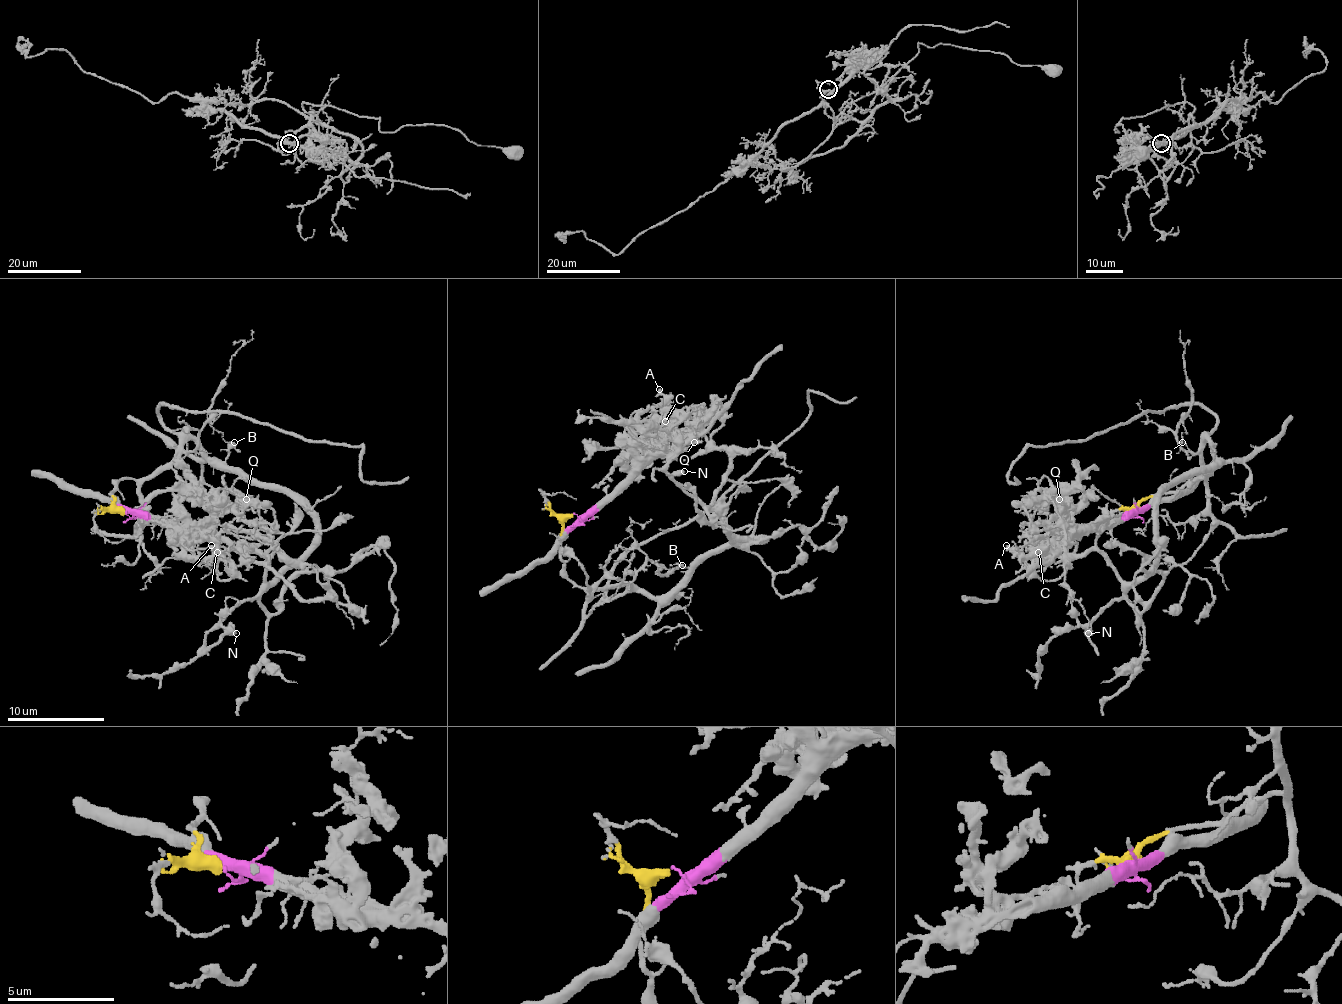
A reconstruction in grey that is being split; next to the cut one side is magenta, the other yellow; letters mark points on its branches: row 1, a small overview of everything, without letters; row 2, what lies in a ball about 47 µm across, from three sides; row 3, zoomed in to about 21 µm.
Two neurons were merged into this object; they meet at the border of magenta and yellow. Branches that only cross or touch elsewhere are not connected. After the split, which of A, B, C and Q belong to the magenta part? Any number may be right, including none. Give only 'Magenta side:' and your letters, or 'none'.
Magenta side: A, C, Q

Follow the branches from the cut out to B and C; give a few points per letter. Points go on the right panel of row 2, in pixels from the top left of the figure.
B: (1132, 511), (1156, 494), (1205, 479), (1197, 452), (1188, 452), (1178, 443), (1180, 423), (1185, 428), (1183, 443)
C: (1129, 511), (1134, 516), (1119, 516), (1088, 528), (1051, 530), (1037, 542), (1039, 552)

